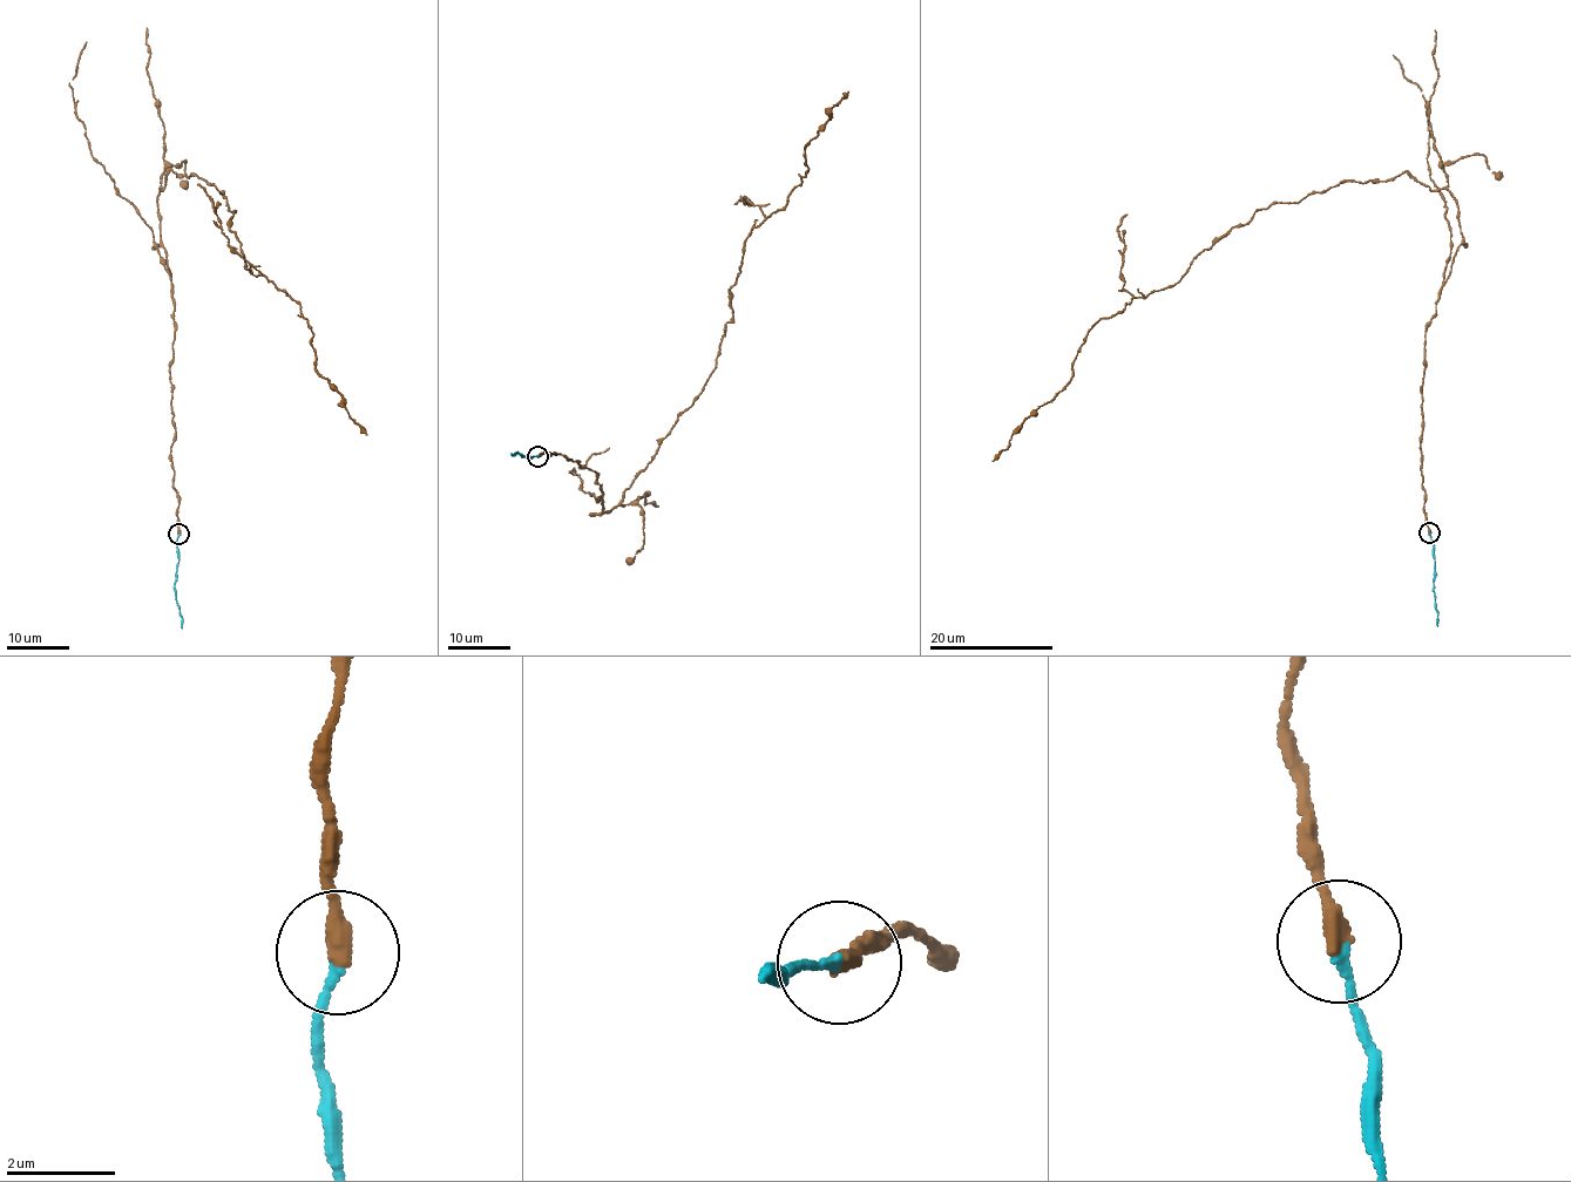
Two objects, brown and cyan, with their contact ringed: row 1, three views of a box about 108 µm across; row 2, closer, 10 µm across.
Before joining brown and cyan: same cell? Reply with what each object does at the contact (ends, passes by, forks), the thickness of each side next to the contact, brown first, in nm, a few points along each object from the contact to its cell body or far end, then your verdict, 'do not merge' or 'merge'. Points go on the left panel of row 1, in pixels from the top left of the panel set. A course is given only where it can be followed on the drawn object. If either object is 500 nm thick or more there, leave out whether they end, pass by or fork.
brown ends | cyan ends | 360/150 nm | brown via (178, 534), (174, 301), (156, 196), (170, 169), (221, 191), (245, 267), (300, 307), (313, 365), (366, 435) | cyan via (178, 534), (174, 590), (182, 629) | merge

